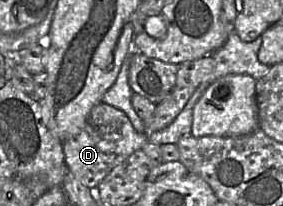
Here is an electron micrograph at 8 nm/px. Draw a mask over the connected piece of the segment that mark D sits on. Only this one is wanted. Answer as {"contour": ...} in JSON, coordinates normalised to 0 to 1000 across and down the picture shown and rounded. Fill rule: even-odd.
{"contour":[[[353,495],[325,524],[283,641],[219,684],[226,782],[237,830],[322,917],[516,689],[519,650],[484,641],[431,539]]]}

